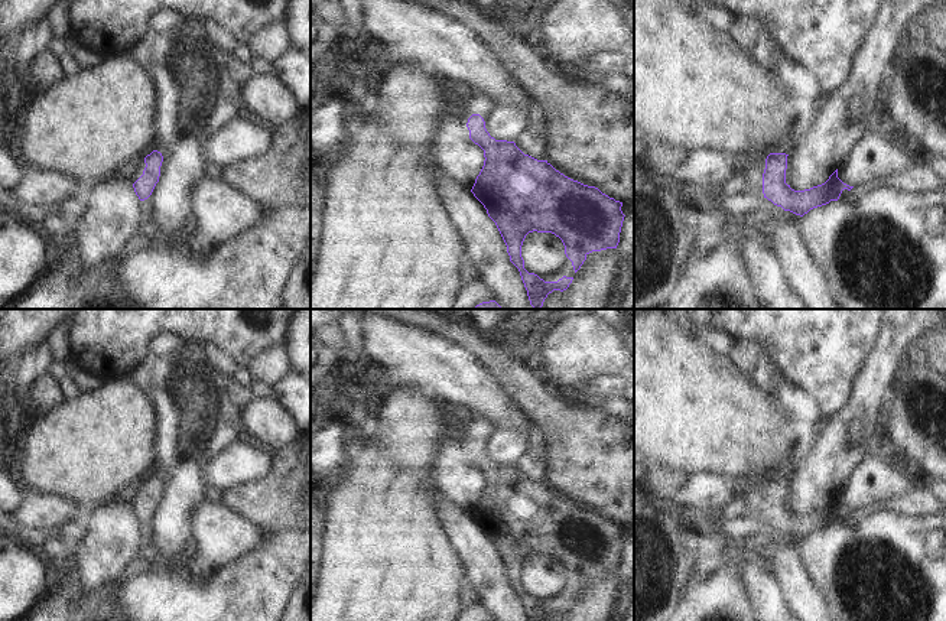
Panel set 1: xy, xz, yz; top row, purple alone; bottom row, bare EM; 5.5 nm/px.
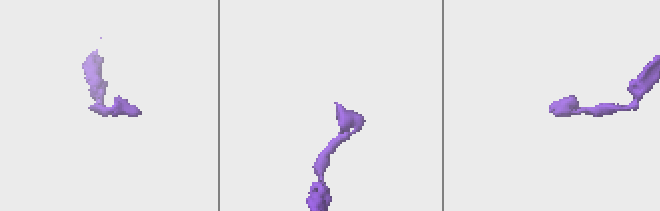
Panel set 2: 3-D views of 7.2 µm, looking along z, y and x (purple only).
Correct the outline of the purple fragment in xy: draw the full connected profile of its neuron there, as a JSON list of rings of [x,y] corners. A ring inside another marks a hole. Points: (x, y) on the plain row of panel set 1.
[[[153,474],[143,484],[134,488],[134,492],[130,497],[130,504],[140,524],[152,521],[153,513],[159,505],[162,495],[163,479],[157,474]]]

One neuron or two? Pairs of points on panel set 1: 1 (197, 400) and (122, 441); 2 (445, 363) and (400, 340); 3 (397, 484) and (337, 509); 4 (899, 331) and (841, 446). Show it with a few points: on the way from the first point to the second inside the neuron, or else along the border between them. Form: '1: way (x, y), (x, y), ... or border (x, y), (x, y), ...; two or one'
1: border (145, 390), (155, 416), (153, 458); two
2: way (434, 363), (418, 357), (412, 351); one
3: way (383, 498), (373, 509), (351, 509); one
4: way (884, 360), (858, 418); one

